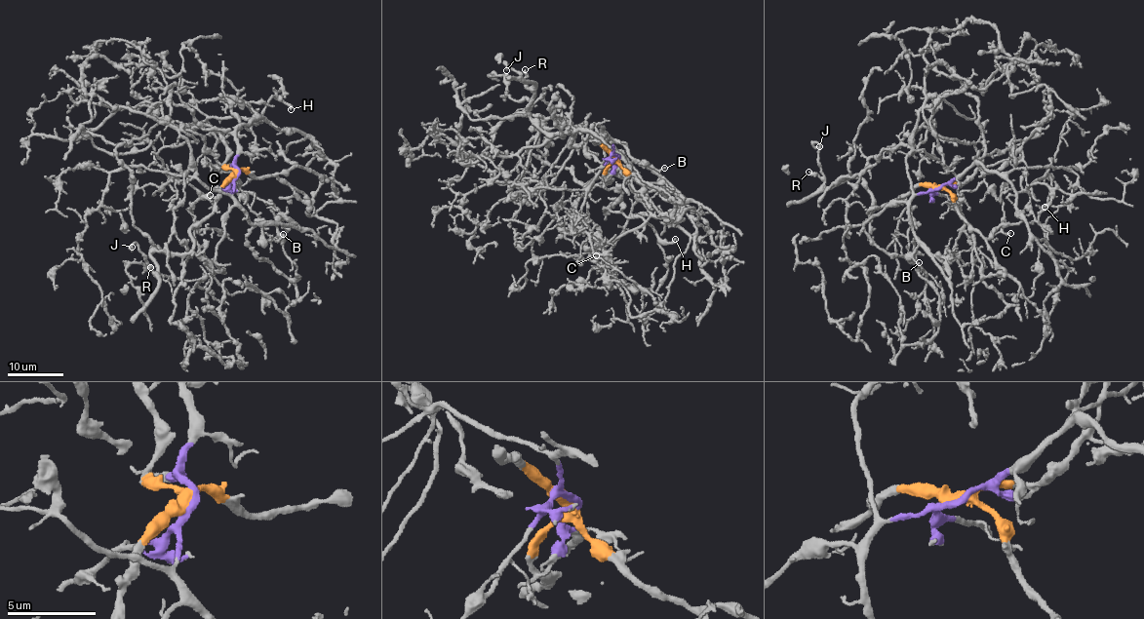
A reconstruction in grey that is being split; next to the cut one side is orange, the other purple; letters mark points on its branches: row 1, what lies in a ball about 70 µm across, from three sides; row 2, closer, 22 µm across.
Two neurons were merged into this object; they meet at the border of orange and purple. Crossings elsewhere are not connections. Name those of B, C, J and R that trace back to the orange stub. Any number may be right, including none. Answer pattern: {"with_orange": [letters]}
{"with_orange": ["J", "R"]}

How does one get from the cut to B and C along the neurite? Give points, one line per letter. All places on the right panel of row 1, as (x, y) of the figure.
B: (937, 188), (916, 196), (909, 206), (918, 244), (912, 256), (917, 265), (919, 262)
C: (937, 188), (915, 194), (908, 173), (921, 110), (932, 132), (974, 143), (1010, 233)

